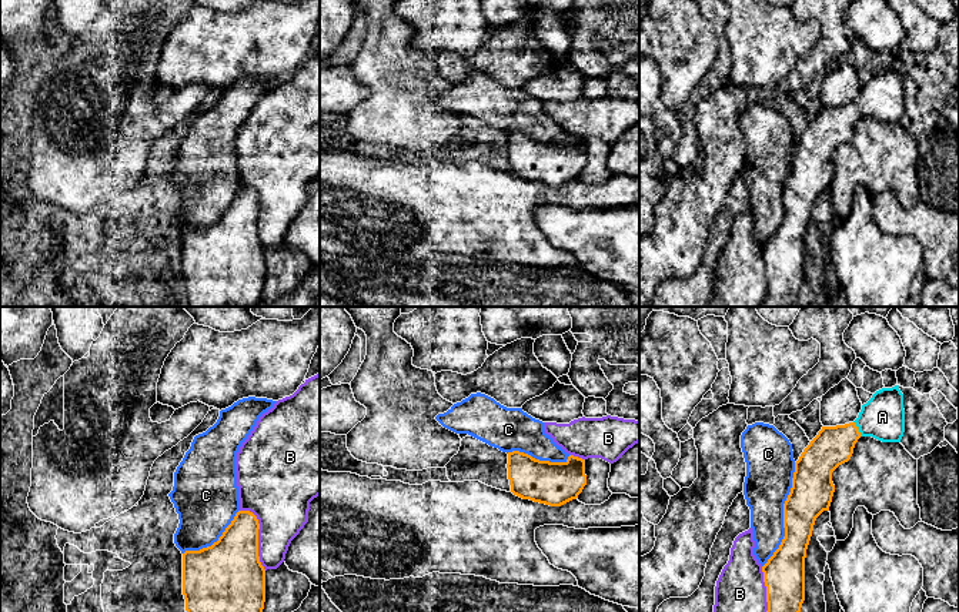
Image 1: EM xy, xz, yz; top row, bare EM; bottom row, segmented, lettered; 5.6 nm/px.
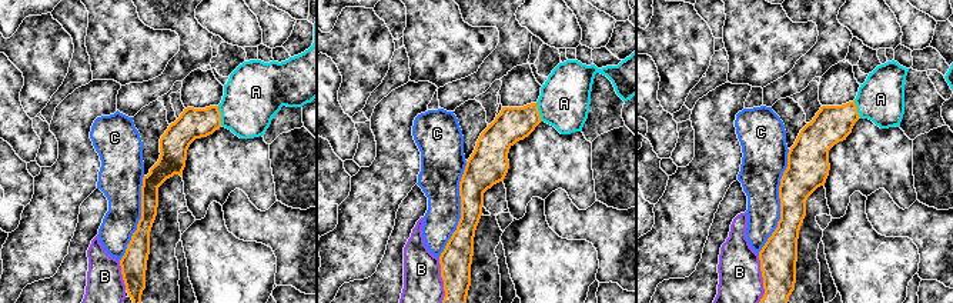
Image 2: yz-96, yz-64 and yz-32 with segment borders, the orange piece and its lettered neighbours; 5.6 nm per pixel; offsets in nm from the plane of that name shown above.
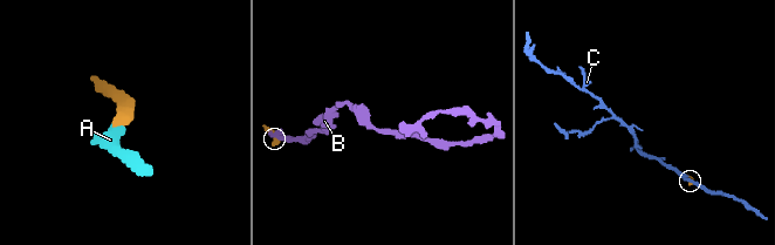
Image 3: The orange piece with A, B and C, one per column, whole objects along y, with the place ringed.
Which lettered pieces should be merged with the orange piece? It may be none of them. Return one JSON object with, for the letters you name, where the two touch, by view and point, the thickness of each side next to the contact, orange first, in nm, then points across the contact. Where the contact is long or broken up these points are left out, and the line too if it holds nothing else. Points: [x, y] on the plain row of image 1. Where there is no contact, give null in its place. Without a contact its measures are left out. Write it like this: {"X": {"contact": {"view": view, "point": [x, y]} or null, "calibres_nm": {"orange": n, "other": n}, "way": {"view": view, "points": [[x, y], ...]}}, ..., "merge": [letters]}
{"A": {"contact": {"view": "yz", "point": [856, 109]}, "calibres_nm": {"orange": 220, "other": 240}}, "merge": ["A"]}

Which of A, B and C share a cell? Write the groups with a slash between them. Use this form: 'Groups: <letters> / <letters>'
Groups: A / B / C

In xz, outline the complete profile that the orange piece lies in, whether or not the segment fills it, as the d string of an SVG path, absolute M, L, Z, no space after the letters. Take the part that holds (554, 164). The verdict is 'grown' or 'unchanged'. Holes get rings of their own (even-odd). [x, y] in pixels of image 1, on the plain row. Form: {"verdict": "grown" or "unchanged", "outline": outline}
{"verdict": "unchanged", "outline": "M512 131L507 148L514 175L549 187L577 180L587 165L585 140L574 136L565 143L549 143Z"}

